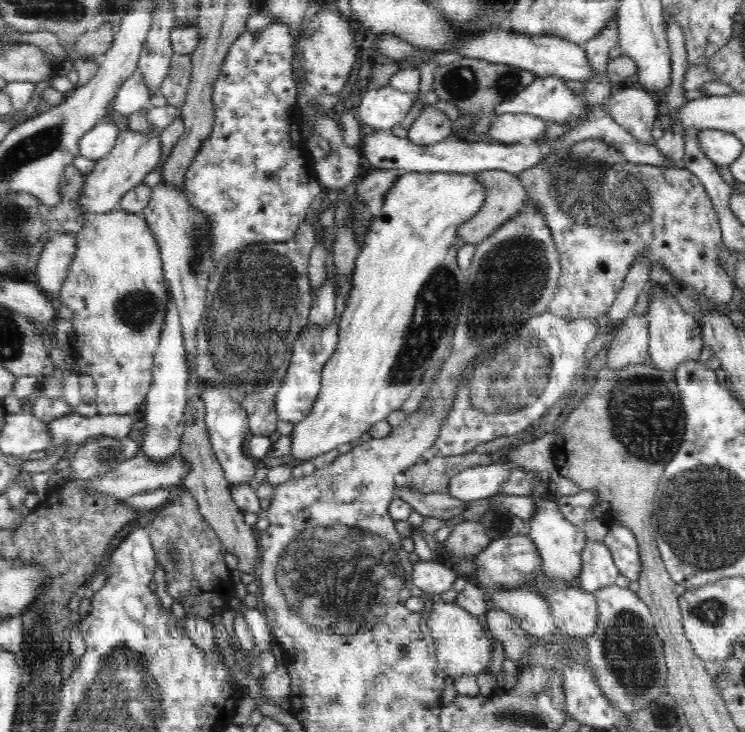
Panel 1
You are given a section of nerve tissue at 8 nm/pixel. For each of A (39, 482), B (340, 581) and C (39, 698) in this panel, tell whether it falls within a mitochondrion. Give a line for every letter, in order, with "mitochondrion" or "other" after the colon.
A: other
B: mitochondrion
C: mitochondrion

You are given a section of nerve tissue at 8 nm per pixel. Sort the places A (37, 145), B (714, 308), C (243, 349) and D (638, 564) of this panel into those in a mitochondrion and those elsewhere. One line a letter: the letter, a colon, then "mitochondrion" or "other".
A: mitochondrion
B: other
C: mitochondrion
D: other

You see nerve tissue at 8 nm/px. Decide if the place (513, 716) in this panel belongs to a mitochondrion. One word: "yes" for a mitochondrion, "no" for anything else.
yes

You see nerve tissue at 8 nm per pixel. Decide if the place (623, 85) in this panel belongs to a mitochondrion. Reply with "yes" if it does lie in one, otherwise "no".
no

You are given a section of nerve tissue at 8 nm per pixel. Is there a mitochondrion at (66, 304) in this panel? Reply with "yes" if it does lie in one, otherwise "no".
no

